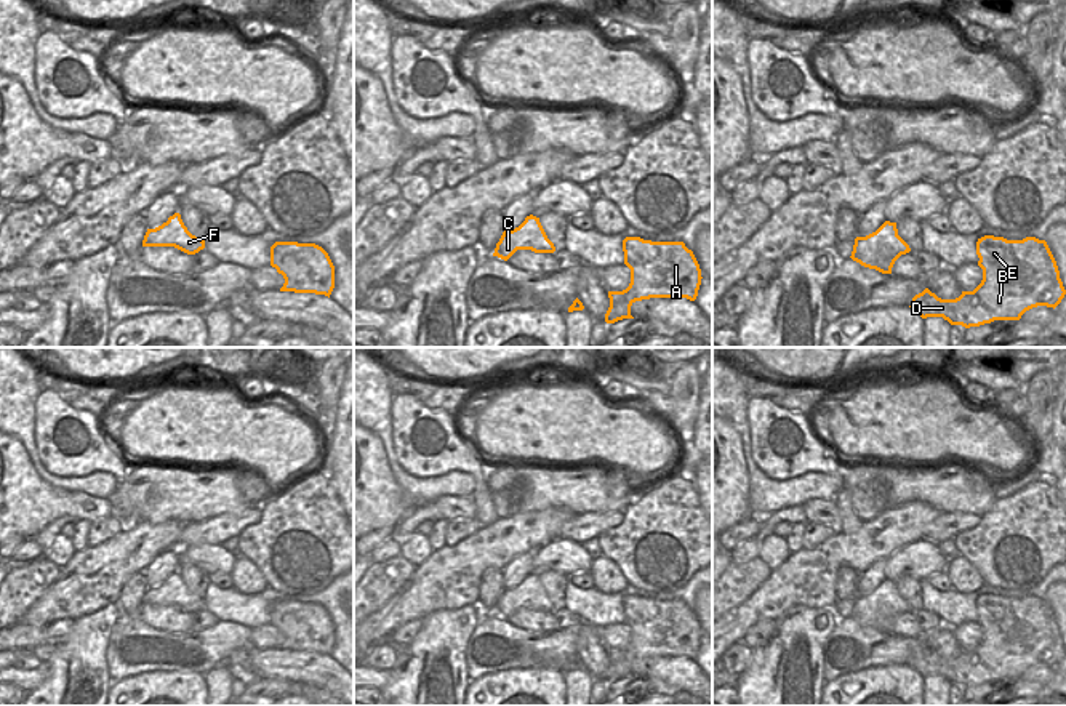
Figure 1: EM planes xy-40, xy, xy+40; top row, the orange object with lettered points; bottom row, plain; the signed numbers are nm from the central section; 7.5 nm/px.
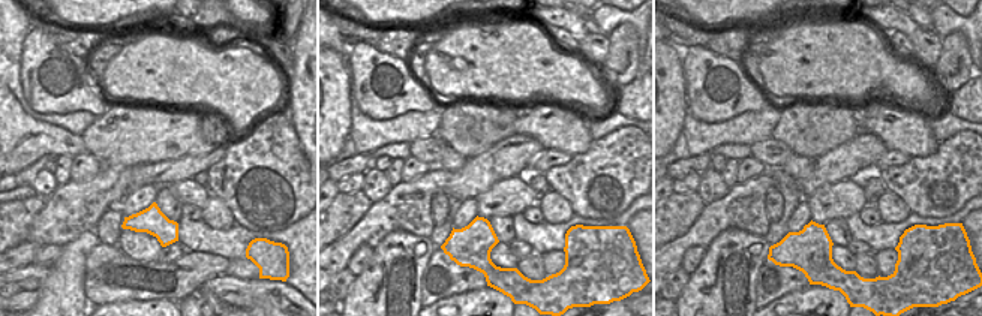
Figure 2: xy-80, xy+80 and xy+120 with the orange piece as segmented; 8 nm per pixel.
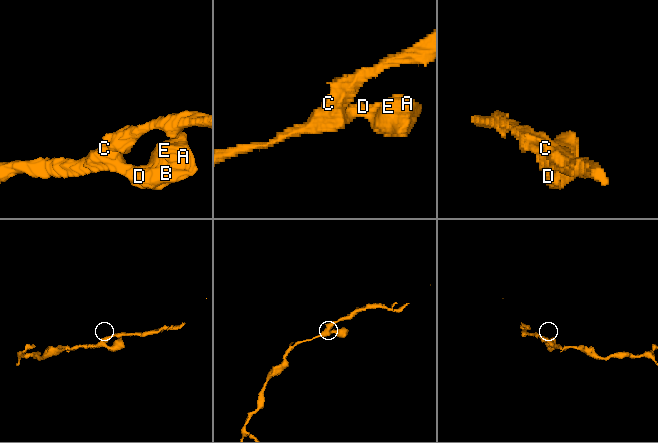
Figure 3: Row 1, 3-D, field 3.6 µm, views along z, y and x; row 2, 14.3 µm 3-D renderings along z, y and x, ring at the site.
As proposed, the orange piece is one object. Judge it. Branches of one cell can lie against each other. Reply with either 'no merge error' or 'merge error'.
no merge error

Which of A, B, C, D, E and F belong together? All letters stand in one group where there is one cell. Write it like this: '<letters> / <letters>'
A B C D E F

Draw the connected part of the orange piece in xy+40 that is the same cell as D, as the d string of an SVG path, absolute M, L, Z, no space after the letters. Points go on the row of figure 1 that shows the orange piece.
M984 235L976 242L976 255L983 280L973 291L941 299L925 288L909 307L922 319L943 317L951 325L970 328L994 320L1020 320L1037 306L1055 309L1066 295L1045 240Z

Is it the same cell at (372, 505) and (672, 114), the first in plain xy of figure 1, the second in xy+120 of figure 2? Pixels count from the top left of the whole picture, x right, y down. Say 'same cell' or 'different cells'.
same cell

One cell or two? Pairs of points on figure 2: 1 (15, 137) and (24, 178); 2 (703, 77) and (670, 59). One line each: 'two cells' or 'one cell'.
1: two cells
2: two cells

